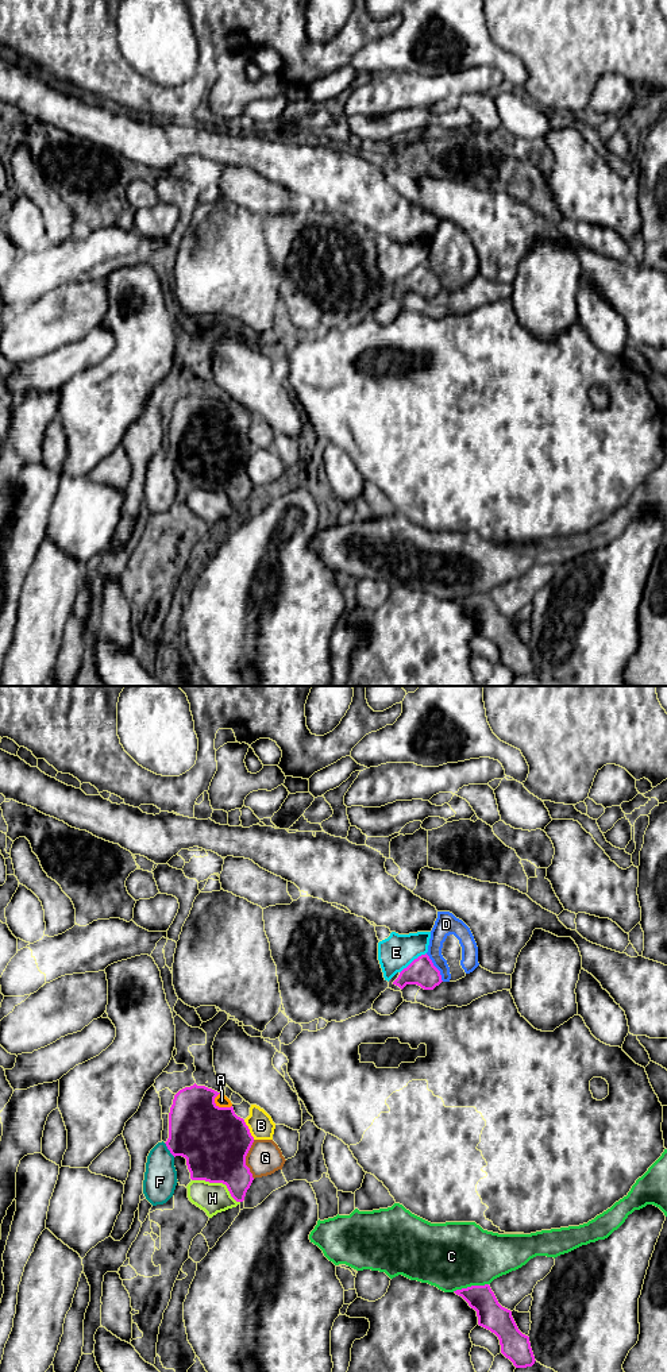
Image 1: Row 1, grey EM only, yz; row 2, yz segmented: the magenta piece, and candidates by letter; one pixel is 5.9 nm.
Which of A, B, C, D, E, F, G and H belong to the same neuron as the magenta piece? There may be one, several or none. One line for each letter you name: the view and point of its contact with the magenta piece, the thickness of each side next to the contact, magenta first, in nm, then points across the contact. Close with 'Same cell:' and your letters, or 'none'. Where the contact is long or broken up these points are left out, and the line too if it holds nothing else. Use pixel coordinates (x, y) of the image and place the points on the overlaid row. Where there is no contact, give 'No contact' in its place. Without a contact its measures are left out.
A: Touches magenta at yz (222, 1107). Thickness 400 nm (magenta) against 80 nm
Same cell: A

